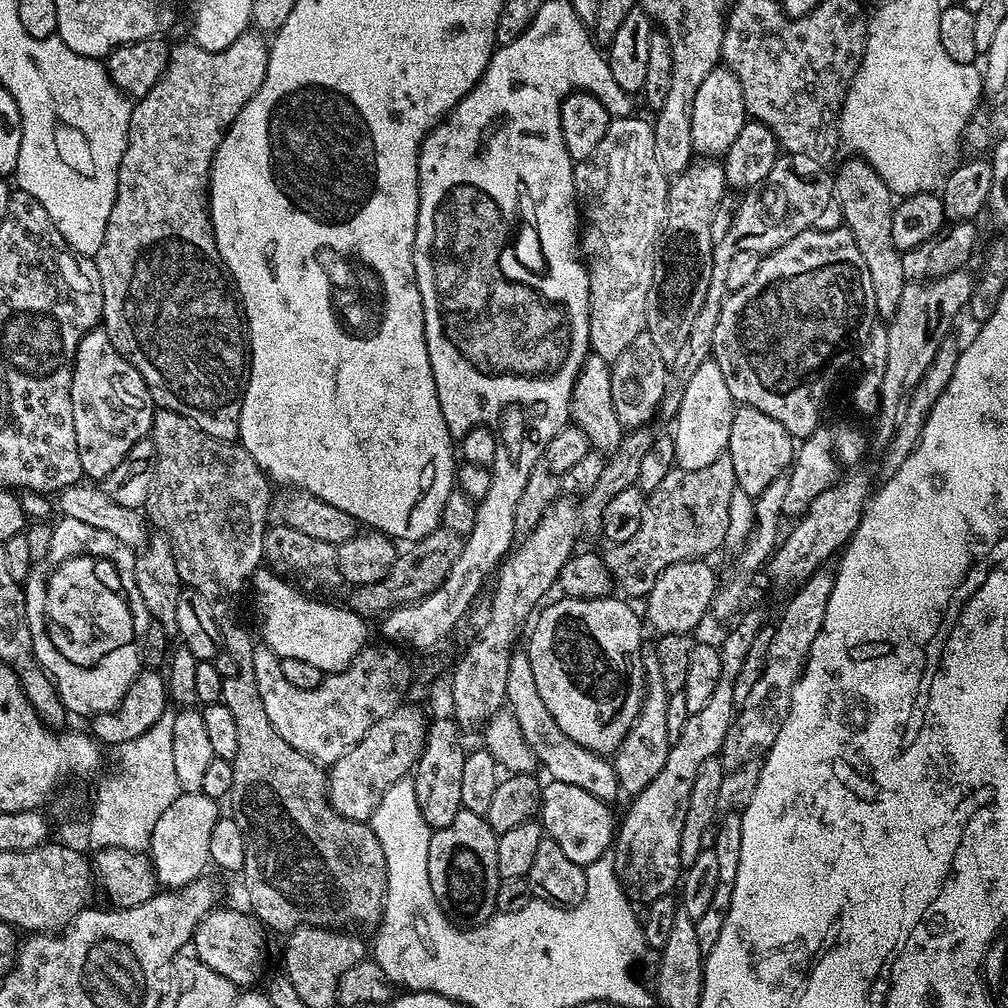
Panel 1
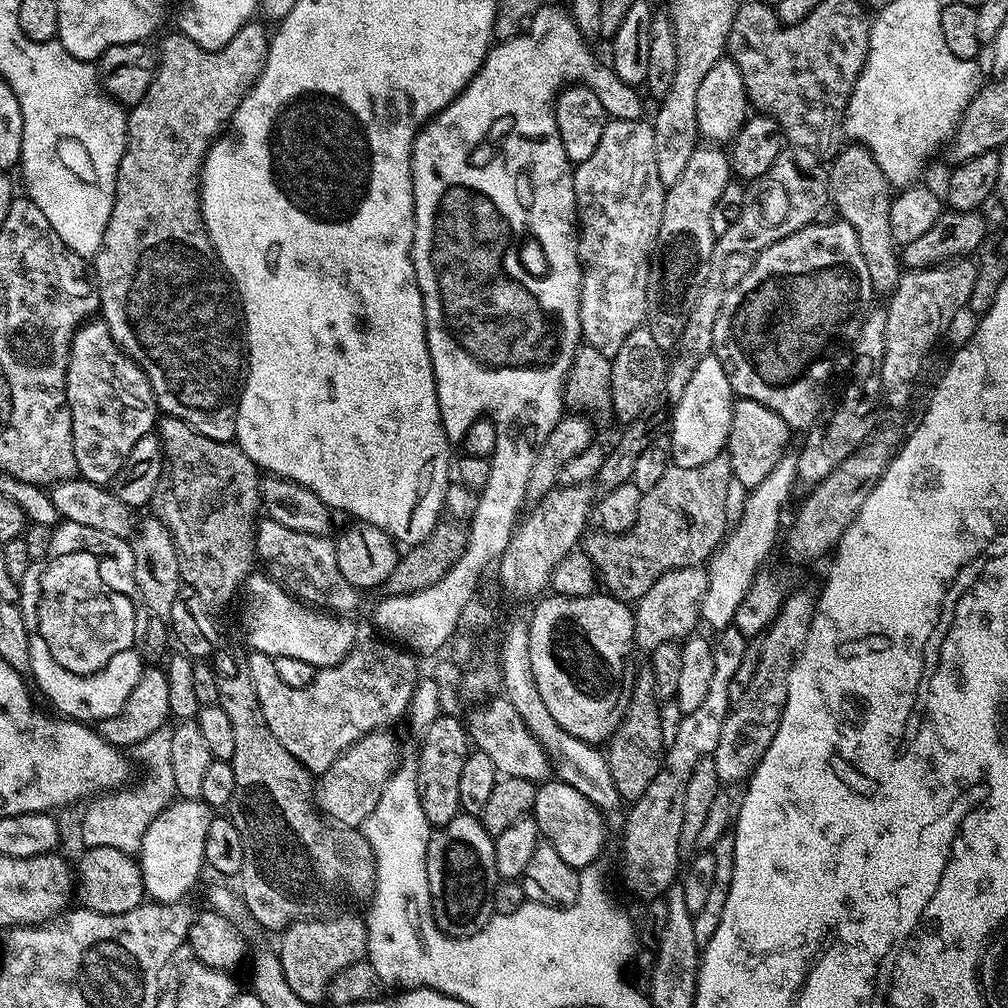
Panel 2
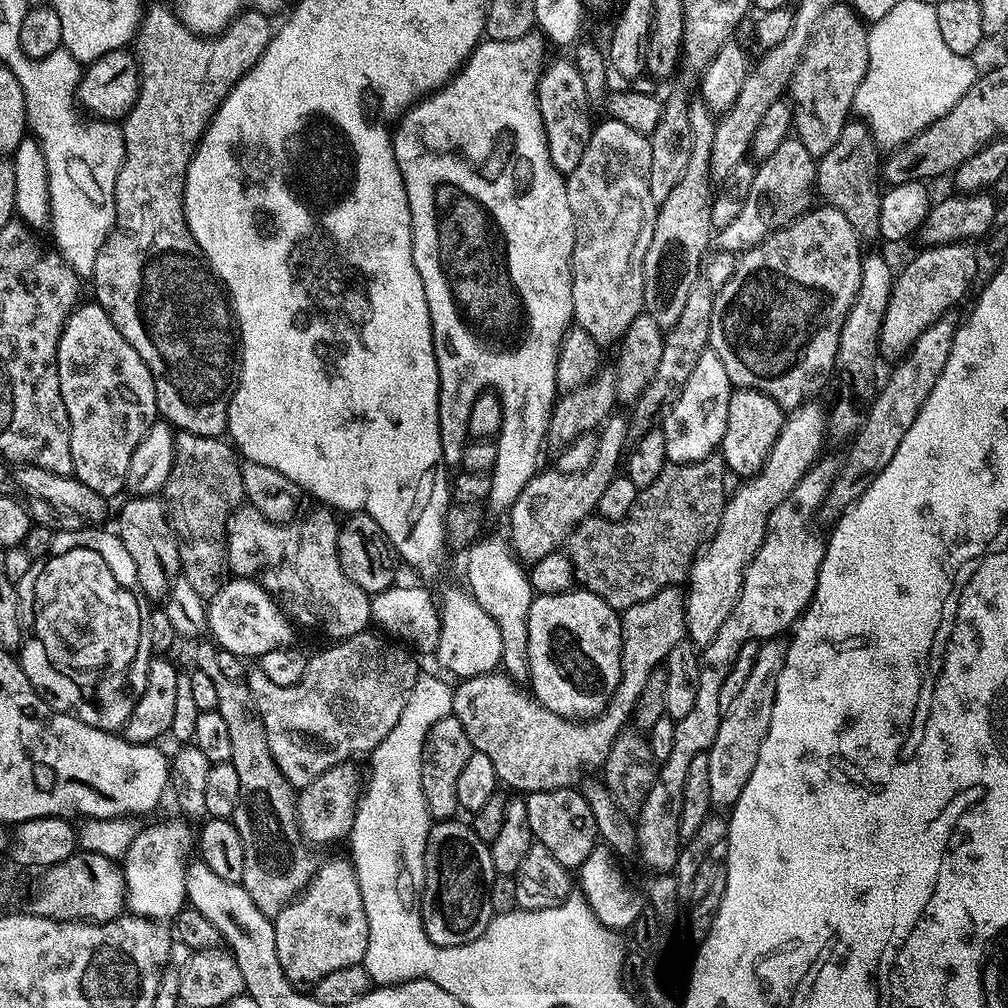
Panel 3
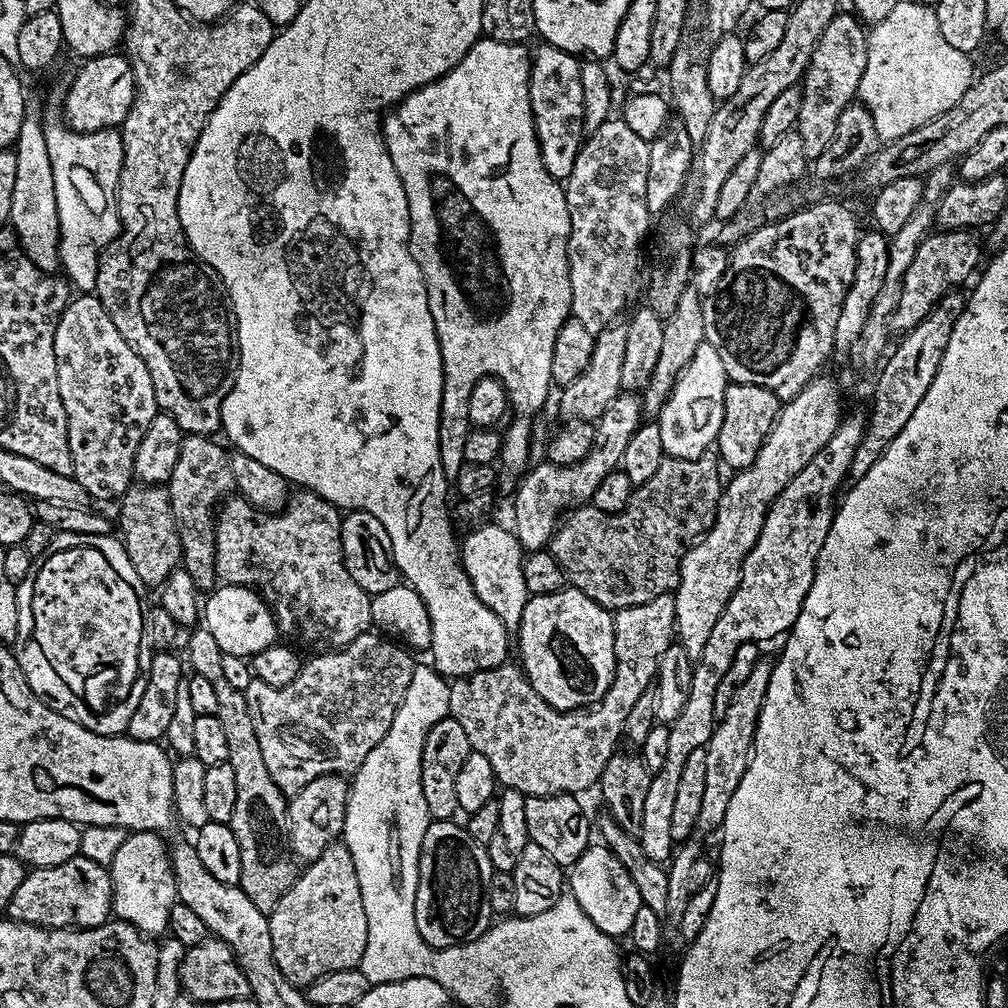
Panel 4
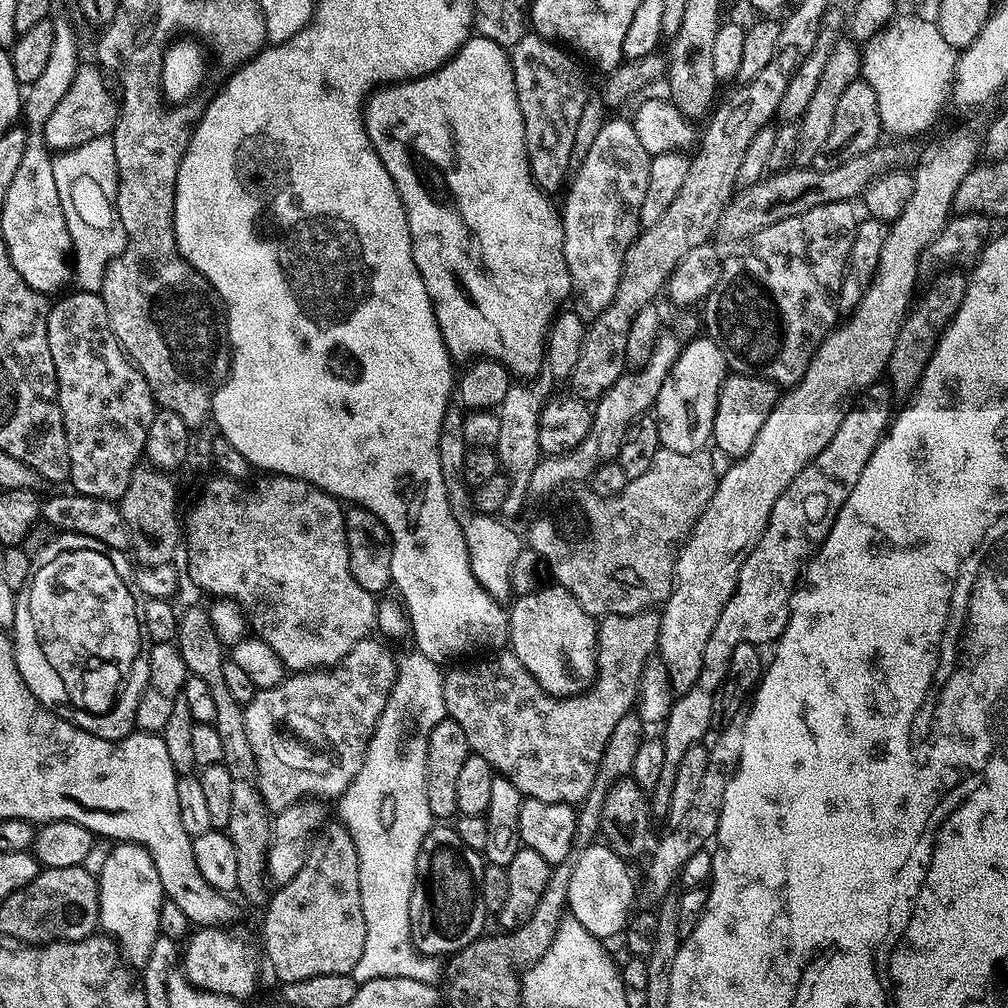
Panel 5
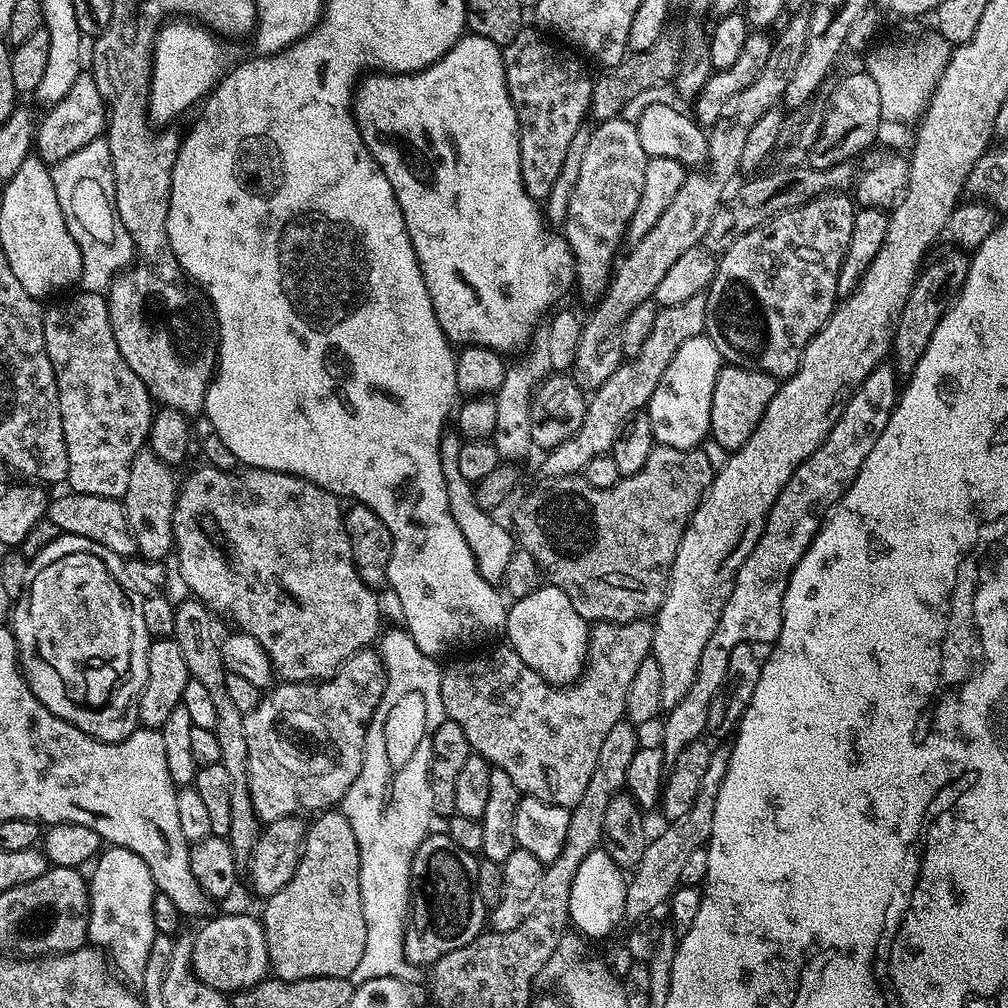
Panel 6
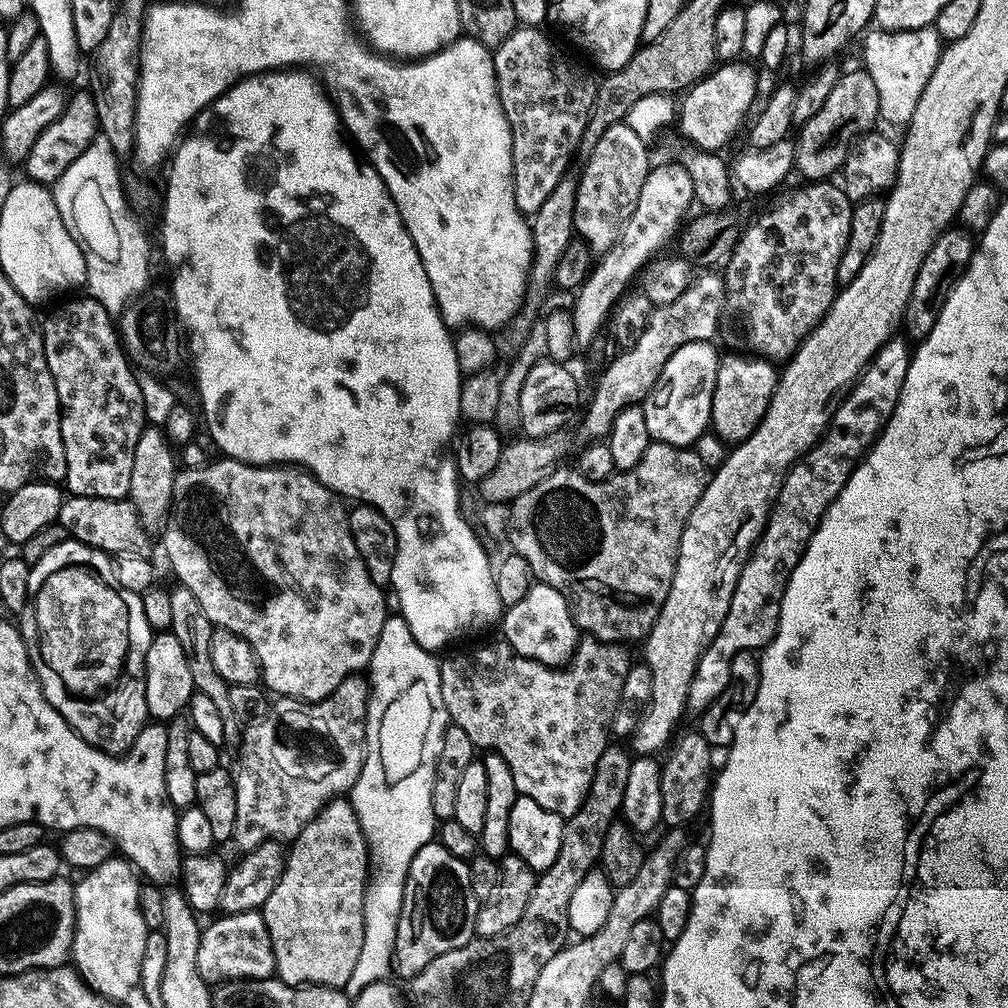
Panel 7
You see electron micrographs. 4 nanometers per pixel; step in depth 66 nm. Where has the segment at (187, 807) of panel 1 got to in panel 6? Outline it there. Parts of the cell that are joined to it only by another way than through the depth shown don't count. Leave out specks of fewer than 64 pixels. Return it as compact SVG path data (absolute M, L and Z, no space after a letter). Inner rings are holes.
M115 846L105 847L99 853L94 874L88 880L88 940L106 953L107 959L114 965L115 971L132 986L143 985L146 958L150 958L150 946L158 935L152 913L152 903L156 893L154 878L146 866L146 862L142 862L142 858L138 858L138 854Z

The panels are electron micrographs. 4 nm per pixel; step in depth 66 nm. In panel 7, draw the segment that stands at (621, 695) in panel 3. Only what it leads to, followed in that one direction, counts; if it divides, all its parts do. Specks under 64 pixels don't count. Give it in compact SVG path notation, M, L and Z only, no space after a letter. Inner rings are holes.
M584 634L579 637L576 652L572 655L572 659L568 661L567 665L550 668L547 664L540 664L538 661L531 660L525 656L517 656L516 651L506 642L499 643L488 644L485 648L476 648L473 652L460 652L456 657L448 656L445 660L441 659L439 661L442 702L448 711L449 721L462 726L462 730L466 730L466 735L469 736L470 742L474 742L477 749L483 750L485 753L496 752L503 758L506 766L510 766L510 774L514 774L514 786L519 795L534 798L534 802L538 802L538 806L542 806L559 816L565 818L573 816L582 806L584 797L587 796L590 790L590 782L594 778L594 766L598 762L598 758L602 758L602 750L606 750L610 743L612 715L616 712L616 707L622 694L622 686L626 682L626 674L630 667L628 652L624 649L627 647L620 642L597 640L595 636Z

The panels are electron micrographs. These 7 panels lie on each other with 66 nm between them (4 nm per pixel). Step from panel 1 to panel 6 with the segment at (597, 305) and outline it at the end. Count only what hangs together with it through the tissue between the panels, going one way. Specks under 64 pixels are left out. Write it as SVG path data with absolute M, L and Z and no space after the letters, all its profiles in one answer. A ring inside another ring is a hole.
M601 120L592 128L590 146L586 146L582 170L578 173L578 186L570 198L570 210L562 225L572 251L575 287L580 287L581 294L588 300L602 297L614 275L616 251L626 240L628 223L634 218L634 210L638 210L649 159L646 150L642 150L642 142L638 142L633 121Z

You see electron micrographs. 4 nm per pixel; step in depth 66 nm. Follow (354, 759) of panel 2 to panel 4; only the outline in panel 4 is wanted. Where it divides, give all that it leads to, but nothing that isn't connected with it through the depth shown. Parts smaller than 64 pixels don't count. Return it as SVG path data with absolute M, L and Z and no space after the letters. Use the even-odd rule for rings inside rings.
M339 775L323 776L322 778L314 778L314 782L302 786L288 800L286 840L290 845L291 855L297 861L317 860L320 857L320 851L343 833L344 807L348 804L349 787L349 781Z

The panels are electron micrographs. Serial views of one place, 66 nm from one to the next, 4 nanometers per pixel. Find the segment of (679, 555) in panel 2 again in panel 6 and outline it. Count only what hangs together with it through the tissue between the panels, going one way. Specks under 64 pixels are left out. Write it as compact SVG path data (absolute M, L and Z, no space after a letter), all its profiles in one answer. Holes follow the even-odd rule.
M665 444L659 445L650 454L650 458L646 462L646 466L642 466L642 470L638 470L638 474L630 474L629 476L621 476L619 482L614 486L610 486L606 490L598 490L590 487L584 481L583 475L574 476L557 476L549 479L548 484L544 484L541 488L536 488L527 497L521 499L517 506L514 536L518 541L521 549L528 549L533 555L534 562L537 563L539 571L546 577L547 583L554 588L560 588L570 598L570 602L574 606L574 610L578 610L578 614L582 614L582 618L589 622L607 622L609 624L625 624L631 620L642 620L651 617L653 614L659 613L660 604L664 601L664 597L668 590L668 582L672 575L672 563L678 554L678 546L684 537L684 531L688 529L688 525L696 508L702 502L702 498L708 492L709 486L714 483L714 471L712 470L709 459L700 448L687 448L686 450L678 450L671 448Z

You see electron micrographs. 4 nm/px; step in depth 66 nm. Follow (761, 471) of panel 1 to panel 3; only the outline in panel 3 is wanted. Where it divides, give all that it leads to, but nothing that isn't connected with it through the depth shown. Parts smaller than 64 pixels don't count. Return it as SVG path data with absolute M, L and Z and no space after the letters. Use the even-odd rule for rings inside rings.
M736 388L730 398L730 410L726 410L726 434L718 452L724 457L725 469L735 472L741 478L756 475L762 470L766 458L778 442L782 426L786 423L786 412L766 394L753 388Z

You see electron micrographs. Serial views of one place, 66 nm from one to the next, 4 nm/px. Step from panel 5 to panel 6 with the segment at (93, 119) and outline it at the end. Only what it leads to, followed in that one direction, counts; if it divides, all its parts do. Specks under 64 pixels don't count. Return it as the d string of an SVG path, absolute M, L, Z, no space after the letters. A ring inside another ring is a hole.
M81 74L74 78L74 86L70 86L66 98L62 102L51 105L47 109L44 121L39 121L34 141L35 151L41 160L49 166L61 164L70 154L82 150L90 142L101 139L108 127L108 110L98 92L98 82L94 82L91 74Z

